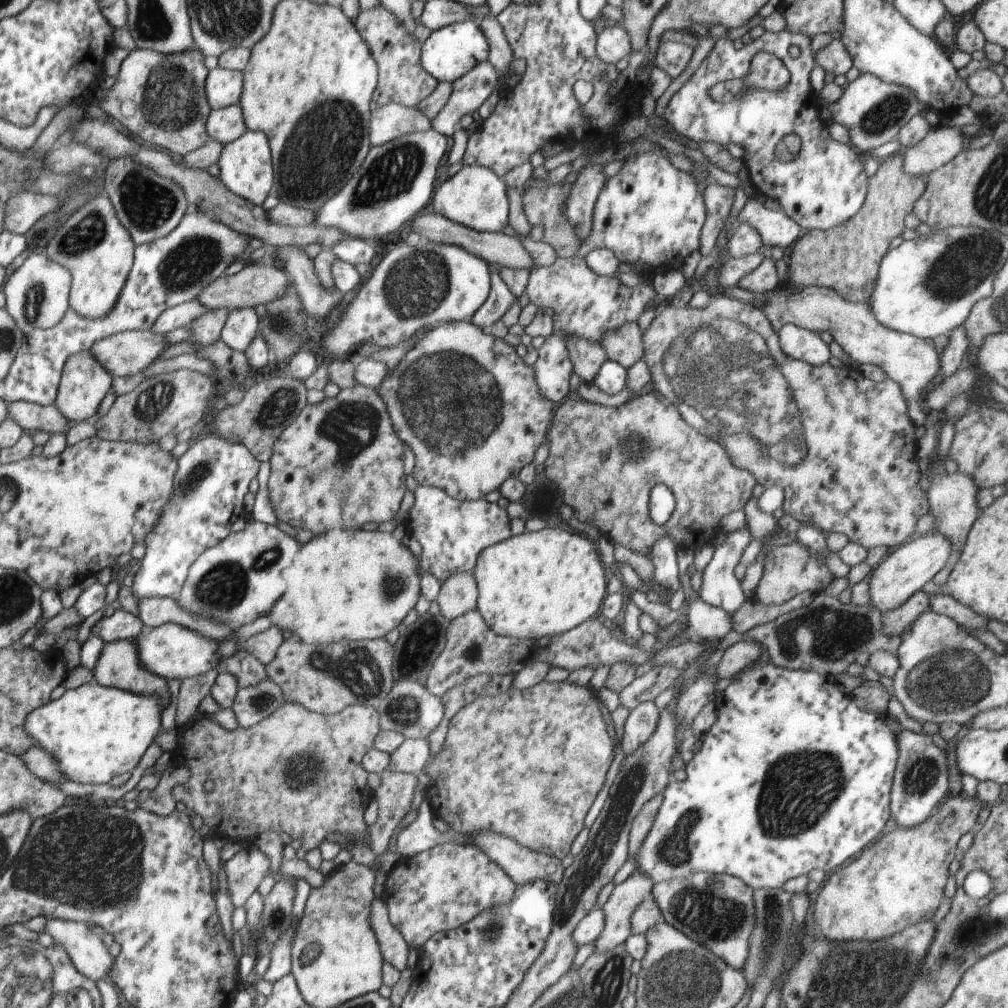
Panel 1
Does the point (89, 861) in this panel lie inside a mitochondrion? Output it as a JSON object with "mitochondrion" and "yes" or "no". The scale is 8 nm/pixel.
{"mitochondrion":"yes"}

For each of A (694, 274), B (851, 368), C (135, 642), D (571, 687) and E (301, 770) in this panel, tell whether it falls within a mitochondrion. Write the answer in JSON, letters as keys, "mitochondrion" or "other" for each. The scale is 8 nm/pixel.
{"A":"other","B":"other","C":"other","D":"other","E":"mitochondrion"}

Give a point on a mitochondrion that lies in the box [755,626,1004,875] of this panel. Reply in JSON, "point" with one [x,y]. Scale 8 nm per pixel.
{"point":[953,679]}

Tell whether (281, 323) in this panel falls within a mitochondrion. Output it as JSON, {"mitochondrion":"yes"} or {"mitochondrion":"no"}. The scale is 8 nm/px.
{"mitochondrion":"yes"}

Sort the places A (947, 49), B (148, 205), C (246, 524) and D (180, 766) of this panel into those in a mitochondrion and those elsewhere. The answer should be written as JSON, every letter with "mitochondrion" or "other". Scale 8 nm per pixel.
{"A":"other","B":"mitochondrion","C":"other","D":"other"}

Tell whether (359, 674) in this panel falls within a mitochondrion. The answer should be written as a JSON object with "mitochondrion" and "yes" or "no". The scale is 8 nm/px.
{"mitochondrion":"yes"}

